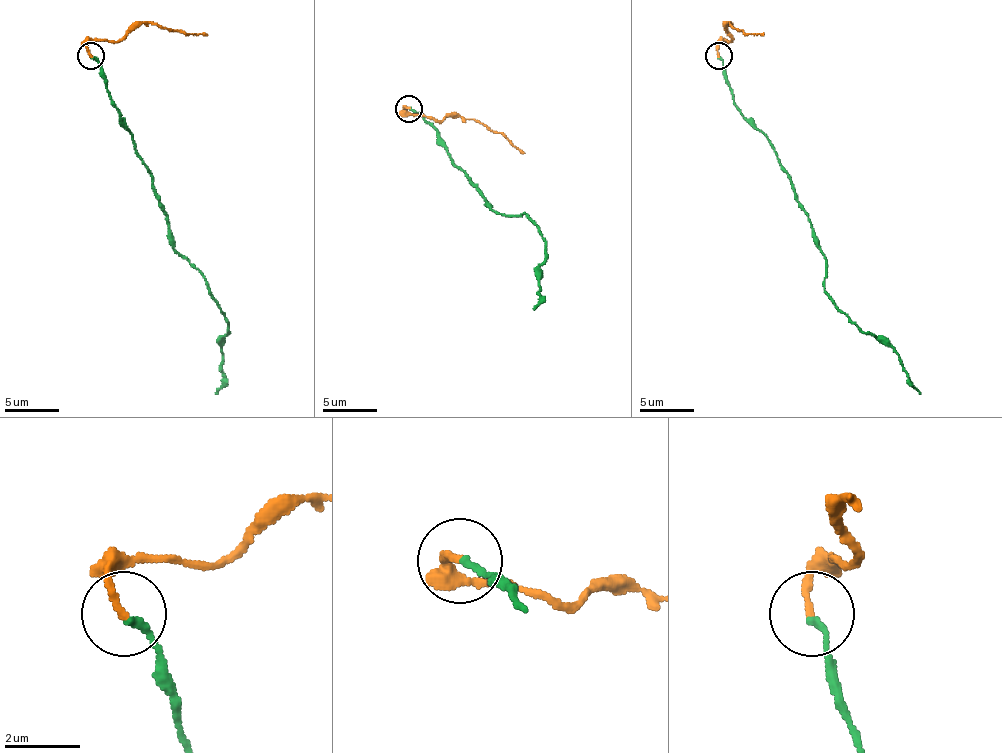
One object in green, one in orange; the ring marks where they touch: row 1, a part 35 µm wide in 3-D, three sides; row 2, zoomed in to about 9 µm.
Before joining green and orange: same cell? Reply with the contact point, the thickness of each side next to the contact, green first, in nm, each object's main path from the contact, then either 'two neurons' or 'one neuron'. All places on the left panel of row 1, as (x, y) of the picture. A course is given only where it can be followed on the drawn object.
(91, 55) | 170/190 nm | green via (90, 57), (152, 176), (168, 241), (206, 282), (228, 322), (217, 393) | orange via (90, 55), (90, 41), (125, 38), (136, 28), (158, 22), (206, 36) | two neurons

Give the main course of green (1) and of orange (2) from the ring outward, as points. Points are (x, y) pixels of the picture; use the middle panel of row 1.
1: (407, 107), (429, 124), (486, 202), (505, 216), (524, 213), (537, 226), (545, 243), (535, 310)
2: (407, 107), (407, 110), (443, 121), (453, 116), (475, 118), (505, 134), (524, 153)

